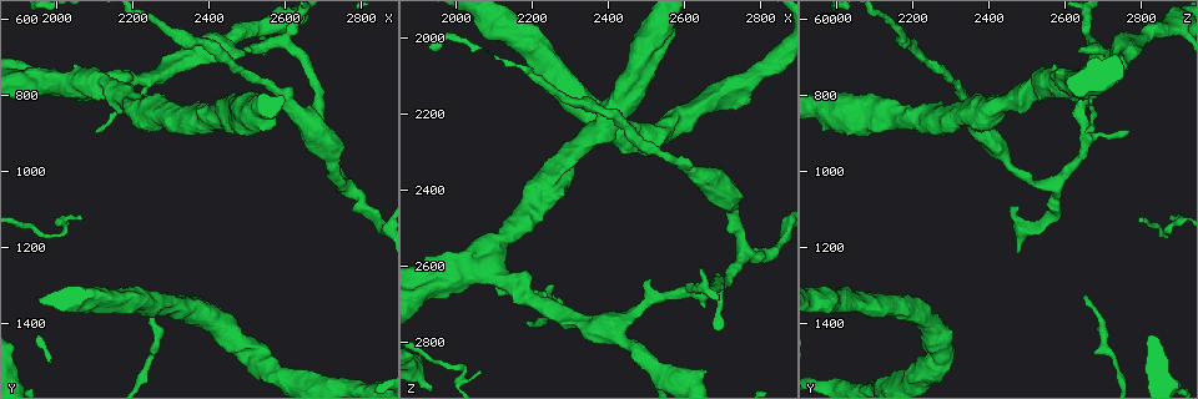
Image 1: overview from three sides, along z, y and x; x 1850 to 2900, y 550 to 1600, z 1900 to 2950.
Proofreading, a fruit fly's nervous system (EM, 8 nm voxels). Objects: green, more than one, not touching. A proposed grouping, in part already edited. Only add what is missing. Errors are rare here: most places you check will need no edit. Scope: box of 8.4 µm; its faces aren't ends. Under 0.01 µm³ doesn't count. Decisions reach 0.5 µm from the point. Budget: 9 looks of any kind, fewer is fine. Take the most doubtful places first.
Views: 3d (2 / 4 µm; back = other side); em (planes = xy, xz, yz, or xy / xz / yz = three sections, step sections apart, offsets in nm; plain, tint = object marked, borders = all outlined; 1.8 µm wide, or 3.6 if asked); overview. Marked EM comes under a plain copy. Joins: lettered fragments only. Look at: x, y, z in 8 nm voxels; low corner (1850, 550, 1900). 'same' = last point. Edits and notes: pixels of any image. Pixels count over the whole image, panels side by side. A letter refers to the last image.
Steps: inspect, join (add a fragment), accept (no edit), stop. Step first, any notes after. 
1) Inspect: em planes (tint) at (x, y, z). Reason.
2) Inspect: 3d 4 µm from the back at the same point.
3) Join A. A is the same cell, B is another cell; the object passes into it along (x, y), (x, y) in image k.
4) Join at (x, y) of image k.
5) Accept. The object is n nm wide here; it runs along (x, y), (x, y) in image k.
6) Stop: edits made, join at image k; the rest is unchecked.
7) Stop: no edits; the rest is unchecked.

Inspect: 3d 4 µm at (2680, 900, 2760). An open end.

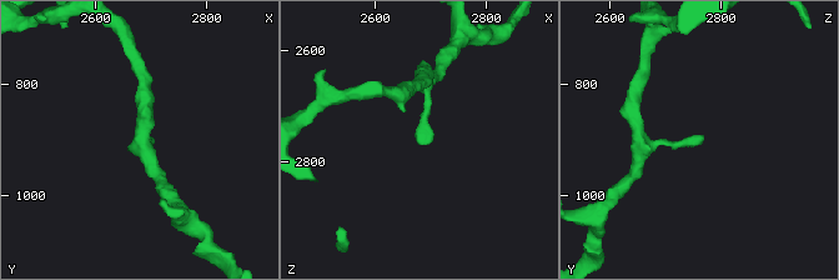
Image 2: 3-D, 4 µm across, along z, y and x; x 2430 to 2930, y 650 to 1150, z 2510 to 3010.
Inspect: em planes (borders) at (2685, 895, 2770).

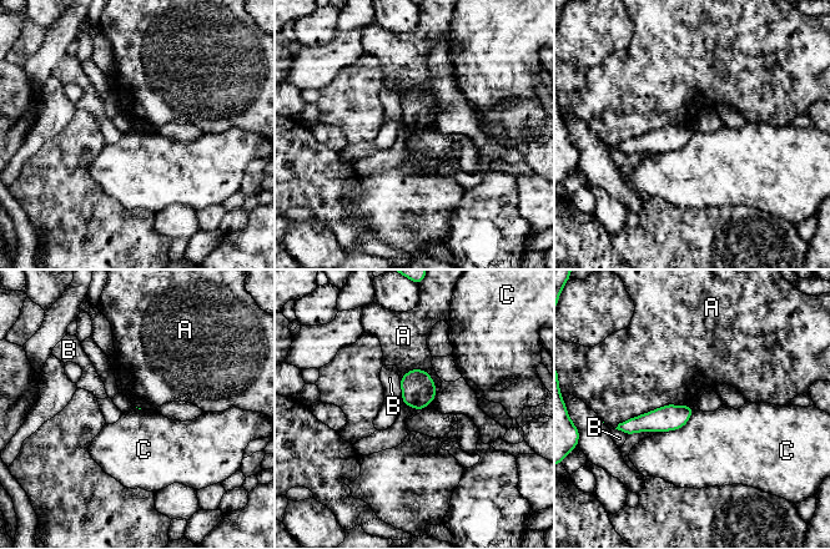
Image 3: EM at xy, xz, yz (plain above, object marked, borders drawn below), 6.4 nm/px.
Accept. A, B and C are other cells; it runs along (689, 409), (675, 417), (622, 427) in image 3; none of them fits.

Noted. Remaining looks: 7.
Inspect: 3d 2 µm at (2755, 1030, 2570).

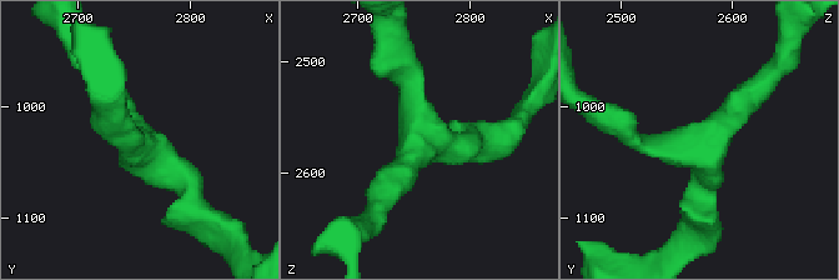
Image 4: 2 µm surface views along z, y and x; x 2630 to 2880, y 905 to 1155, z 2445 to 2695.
Inspect: em planes (borders) at (2752, 1034, 2578). 3 arms meet here; the arms are 190, 200, 220 nm wide; shape alone is not enough.

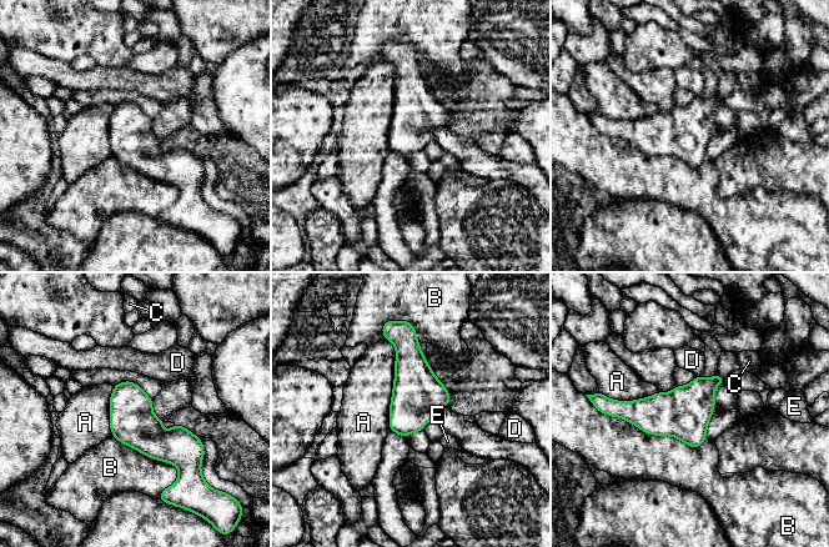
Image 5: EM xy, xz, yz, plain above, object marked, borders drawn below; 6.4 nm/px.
Accept. The object is 300 nm wide here; A, B, C, D and E are other cells; a border runs along (604, 413), (692, 447), (706, 440) in image 5; none of them fits.

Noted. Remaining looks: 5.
Inspect: em planes (borders) at (2080, 770, 2570). Two arms in line, one across.

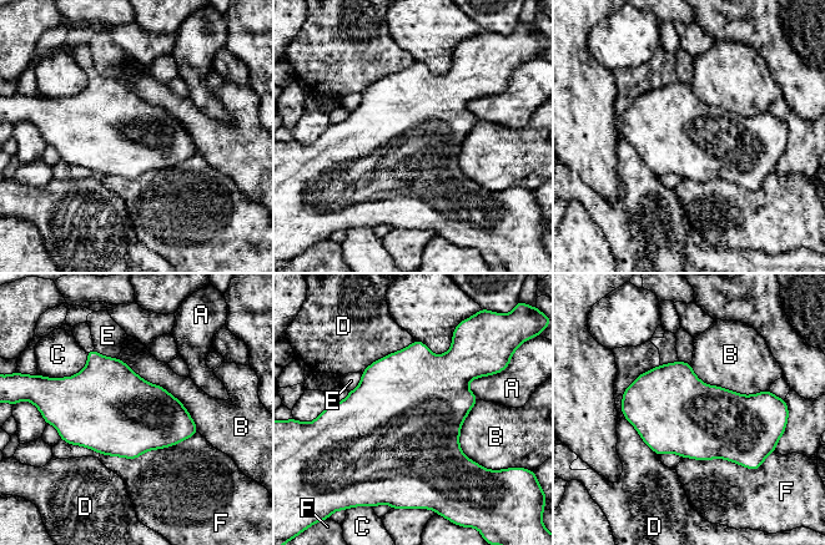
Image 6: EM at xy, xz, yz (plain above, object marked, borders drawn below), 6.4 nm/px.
Accept. The longest contact is with B, 700 nm; A, B, C, D, E and F are other cells; a border runs along (116, 358), (172, 394), (199, 432) in image 6; no lettered fragment goes on from it.

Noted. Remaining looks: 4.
Inspect: em yz step 16 (tint) at (2540, 625, 2880). Small branch off a trunk.

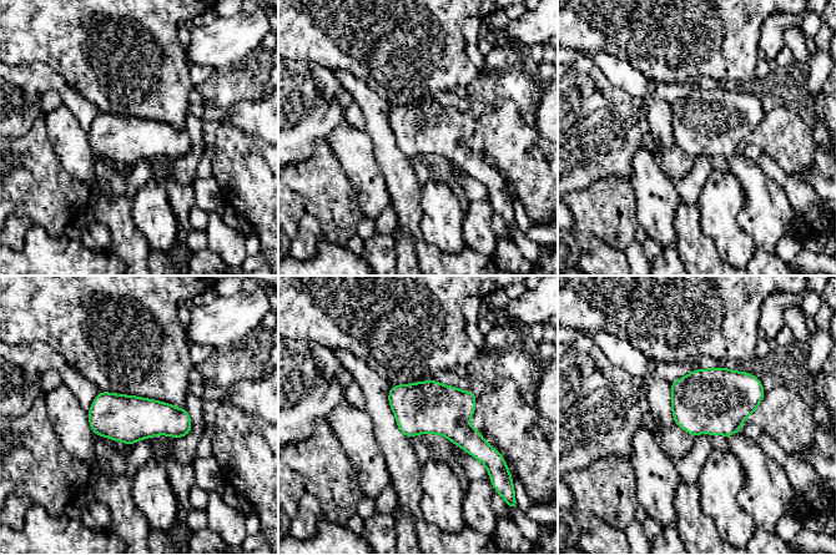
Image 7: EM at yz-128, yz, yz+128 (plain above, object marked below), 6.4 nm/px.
Inspect: em yz step 16 (borders) at the same point. See the neighbours.

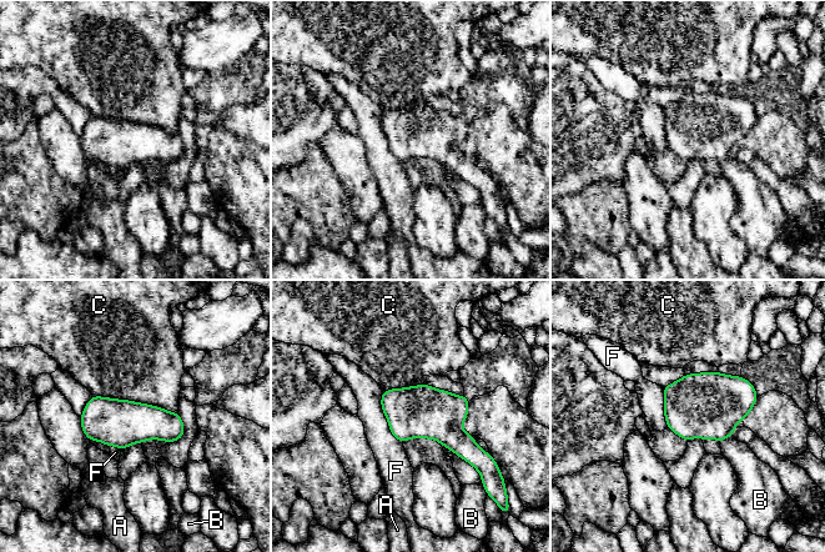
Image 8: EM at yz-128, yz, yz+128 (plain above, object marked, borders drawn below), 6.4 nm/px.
Accept. A, B, C and F are other cells; a border runs along (383, 390), (382, 412), (402, 443) in image 8; none of them fits.

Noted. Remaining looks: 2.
Stop: no edits; the rest is unchecked.

